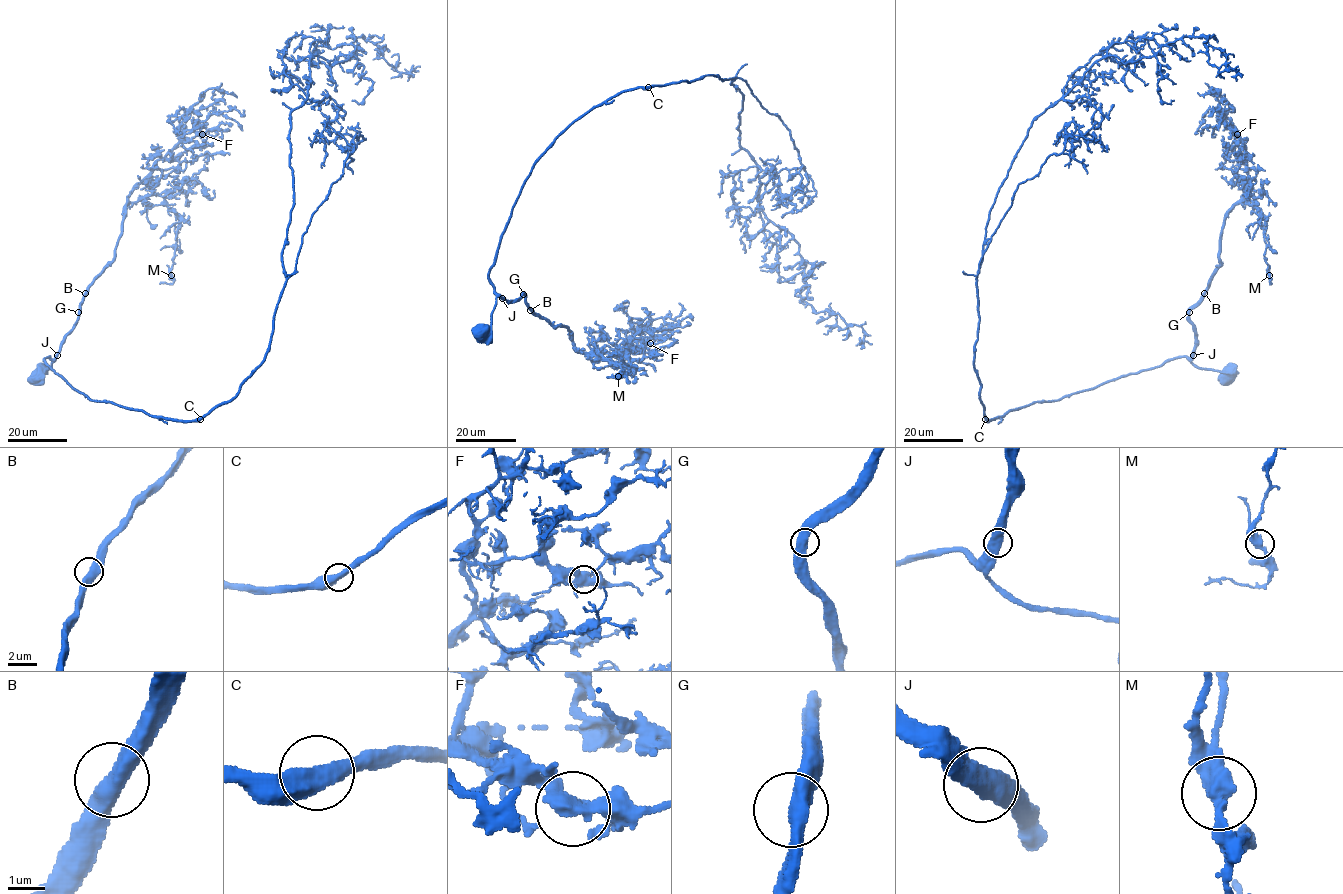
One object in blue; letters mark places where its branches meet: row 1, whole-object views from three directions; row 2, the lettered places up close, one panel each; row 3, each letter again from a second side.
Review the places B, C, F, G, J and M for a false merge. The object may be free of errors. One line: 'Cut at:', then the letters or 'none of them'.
Cut at: none of them

